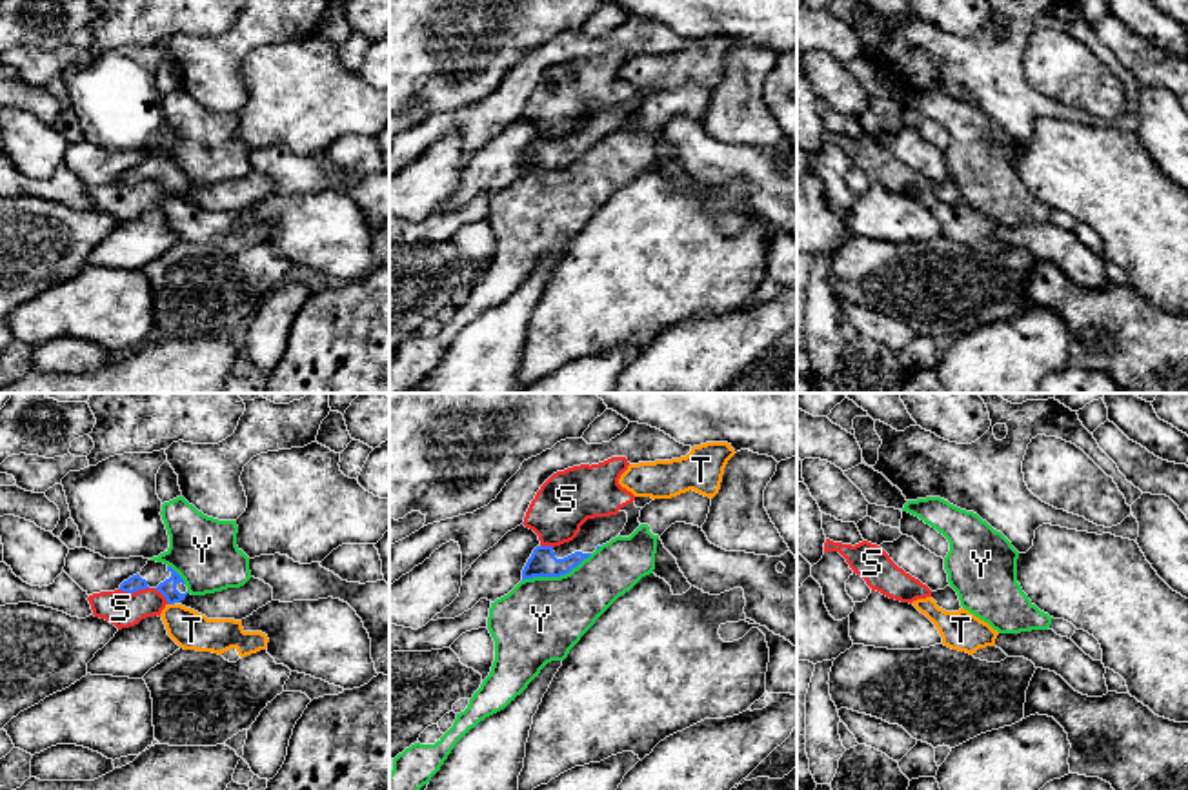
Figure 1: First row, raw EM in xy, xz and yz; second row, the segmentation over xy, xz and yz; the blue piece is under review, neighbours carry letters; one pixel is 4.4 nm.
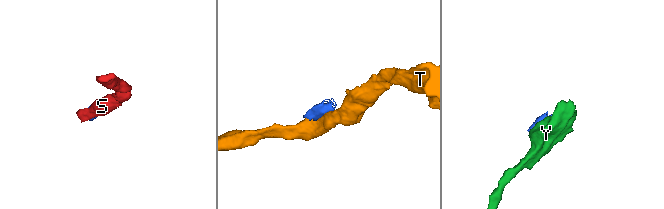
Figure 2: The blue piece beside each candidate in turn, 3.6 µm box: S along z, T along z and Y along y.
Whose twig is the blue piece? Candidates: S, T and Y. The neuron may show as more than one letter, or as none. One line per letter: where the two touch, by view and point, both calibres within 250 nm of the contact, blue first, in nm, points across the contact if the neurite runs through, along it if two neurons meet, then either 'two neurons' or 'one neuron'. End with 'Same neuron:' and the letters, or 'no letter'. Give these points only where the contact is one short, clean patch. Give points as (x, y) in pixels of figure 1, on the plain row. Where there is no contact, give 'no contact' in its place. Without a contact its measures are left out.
S: meets blue in xy at (133, 184); 70 nm thick on the blue side, 160 nm on the other; two neurons
T: meets blue in xy at (171, 195); 80 nm thick on the blue side, 170 nm on the other; border along xy (168, 195), (173, 197); two neurons
Y: meets blue in xz at (557, 168); 130 nm thick on the blue side, 380 nm on the other; two neurons
Same neuron: no letter

